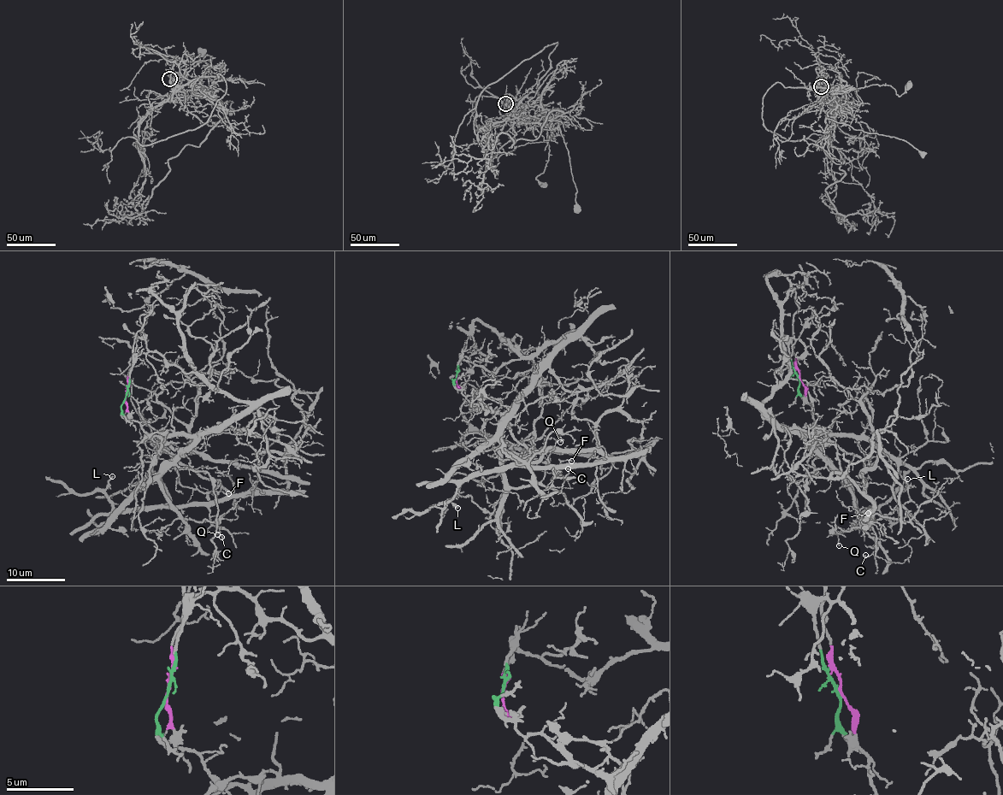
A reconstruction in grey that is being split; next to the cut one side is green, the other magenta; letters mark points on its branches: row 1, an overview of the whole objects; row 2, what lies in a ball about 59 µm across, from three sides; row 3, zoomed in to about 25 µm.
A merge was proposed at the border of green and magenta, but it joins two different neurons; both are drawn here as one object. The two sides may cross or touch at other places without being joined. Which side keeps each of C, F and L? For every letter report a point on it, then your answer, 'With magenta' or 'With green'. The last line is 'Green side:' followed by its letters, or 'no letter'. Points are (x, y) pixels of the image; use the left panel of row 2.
C: Place: (221, 537). With magenta
F: Place: (228, 493). With magenta
L: Place: (112, 476). With magenta
Green side: no letter

